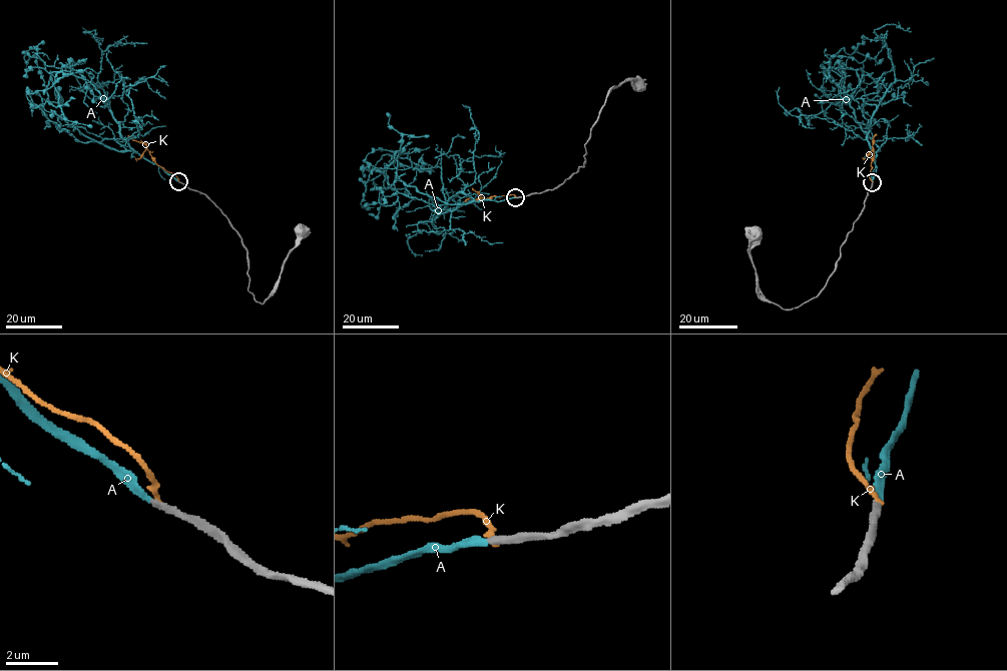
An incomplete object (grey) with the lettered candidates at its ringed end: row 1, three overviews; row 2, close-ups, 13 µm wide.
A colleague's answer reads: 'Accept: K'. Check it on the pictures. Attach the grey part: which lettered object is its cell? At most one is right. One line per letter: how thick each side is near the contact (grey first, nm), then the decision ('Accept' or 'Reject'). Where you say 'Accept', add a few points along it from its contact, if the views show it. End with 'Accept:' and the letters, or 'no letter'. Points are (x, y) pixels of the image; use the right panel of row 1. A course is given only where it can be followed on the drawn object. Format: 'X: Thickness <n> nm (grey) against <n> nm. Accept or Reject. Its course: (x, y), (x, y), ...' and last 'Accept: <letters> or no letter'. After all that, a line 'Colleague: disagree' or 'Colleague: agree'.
A: Thickness 280 nm (grey) against 240 nm. Accept. Its course: (873, 182), (879, 148), (855, 117), (850, 95), (859, 77), (846, 61), (857, 52), (872, 58), (883, 44)
K: Thickness 300 nm (grey) against 200 nm. Reject
Accept: A
Colleague: disagree

